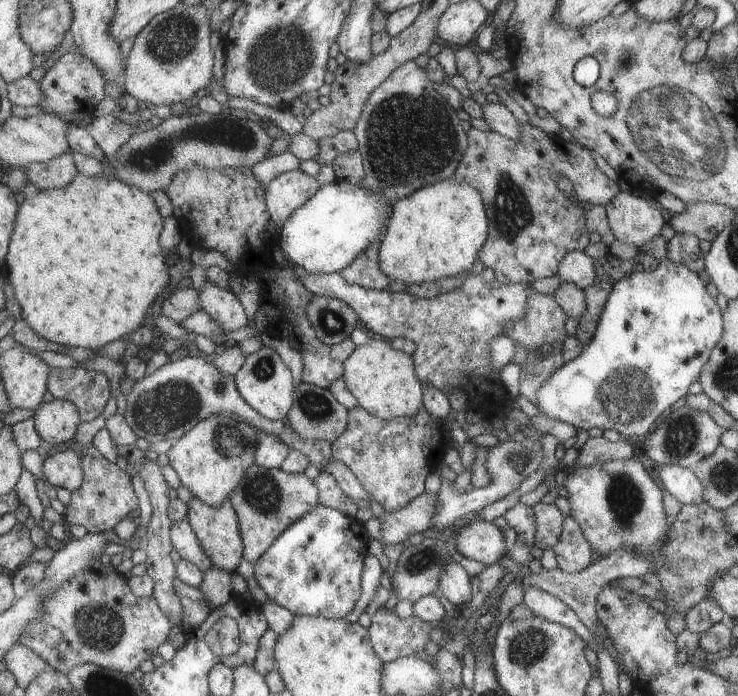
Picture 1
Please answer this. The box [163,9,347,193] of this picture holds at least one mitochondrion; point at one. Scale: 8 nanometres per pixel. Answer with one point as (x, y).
(279, 57)

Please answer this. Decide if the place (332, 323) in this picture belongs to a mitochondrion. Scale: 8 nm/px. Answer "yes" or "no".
yes

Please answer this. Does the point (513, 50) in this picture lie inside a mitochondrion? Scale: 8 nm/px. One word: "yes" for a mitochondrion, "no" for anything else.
no

